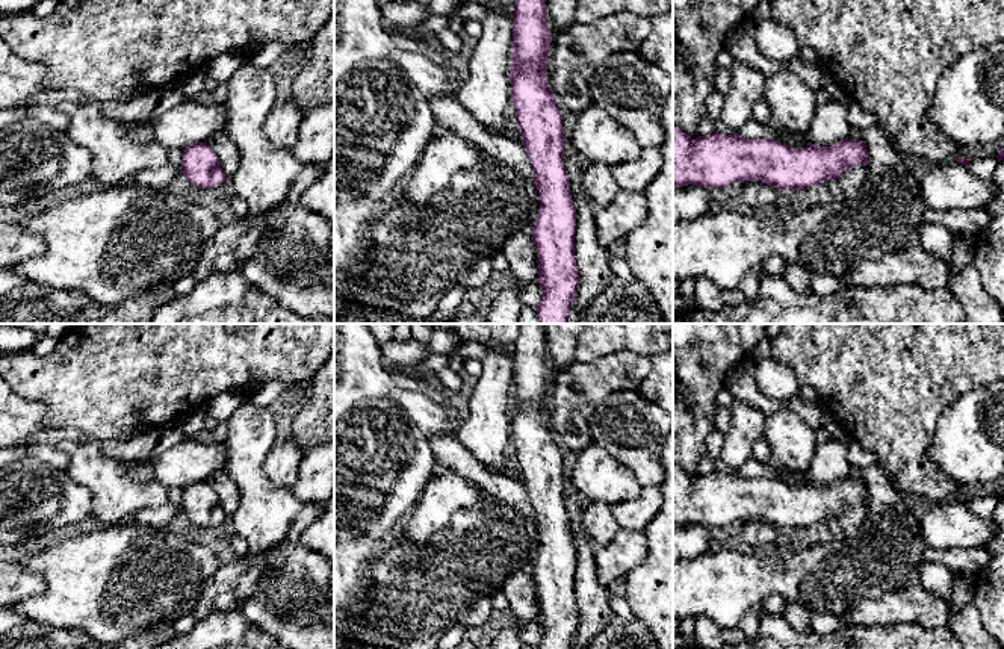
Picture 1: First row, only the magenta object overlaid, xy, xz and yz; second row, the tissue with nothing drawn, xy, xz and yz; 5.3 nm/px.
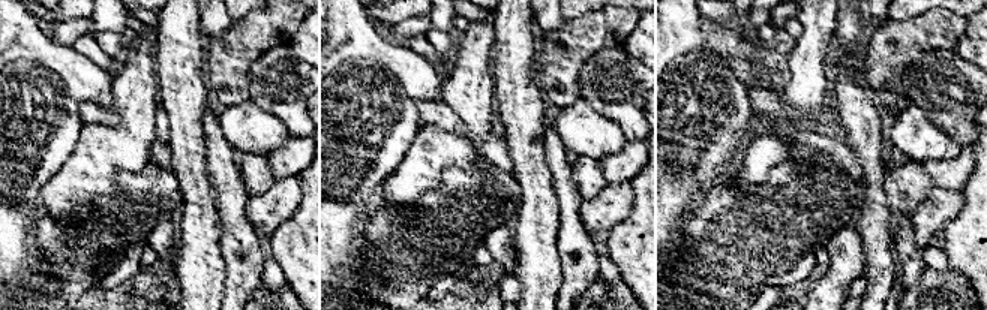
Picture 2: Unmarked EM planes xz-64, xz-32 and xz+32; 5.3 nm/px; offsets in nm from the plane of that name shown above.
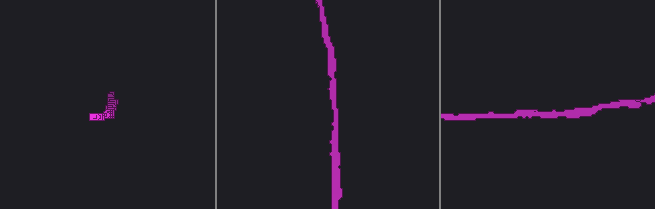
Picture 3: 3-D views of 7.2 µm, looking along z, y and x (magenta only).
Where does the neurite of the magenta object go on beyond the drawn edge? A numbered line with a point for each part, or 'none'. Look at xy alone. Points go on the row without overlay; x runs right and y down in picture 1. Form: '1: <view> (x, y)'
none

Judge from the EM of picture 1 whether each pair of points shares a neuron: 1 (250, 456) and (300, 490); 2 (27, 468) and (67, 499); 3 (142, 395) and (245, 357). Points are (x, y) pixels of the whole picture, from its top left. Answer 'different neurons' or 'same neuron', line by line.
1: different neurons
2: same neuron
3: same neuron

